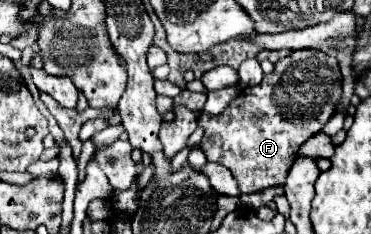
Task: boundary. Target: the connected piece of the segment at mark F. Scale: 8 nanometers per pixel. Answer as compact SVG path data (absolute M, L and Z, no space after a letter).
M294 50L288 58L278 60L276 70L272 74L266 74L258 86L244 88L240 96L234 98L224 112L216 116L208 112L200 114L198 126L204 130L200 148L204 150L208 162L222 164L234 174L242 194L252 194L270 186L284 186L286 172L290 172L300 146L308 138L318 134L324 128L324 124L332 118L332 114L338 108L340 94L342 74L336 58L318 50Z

